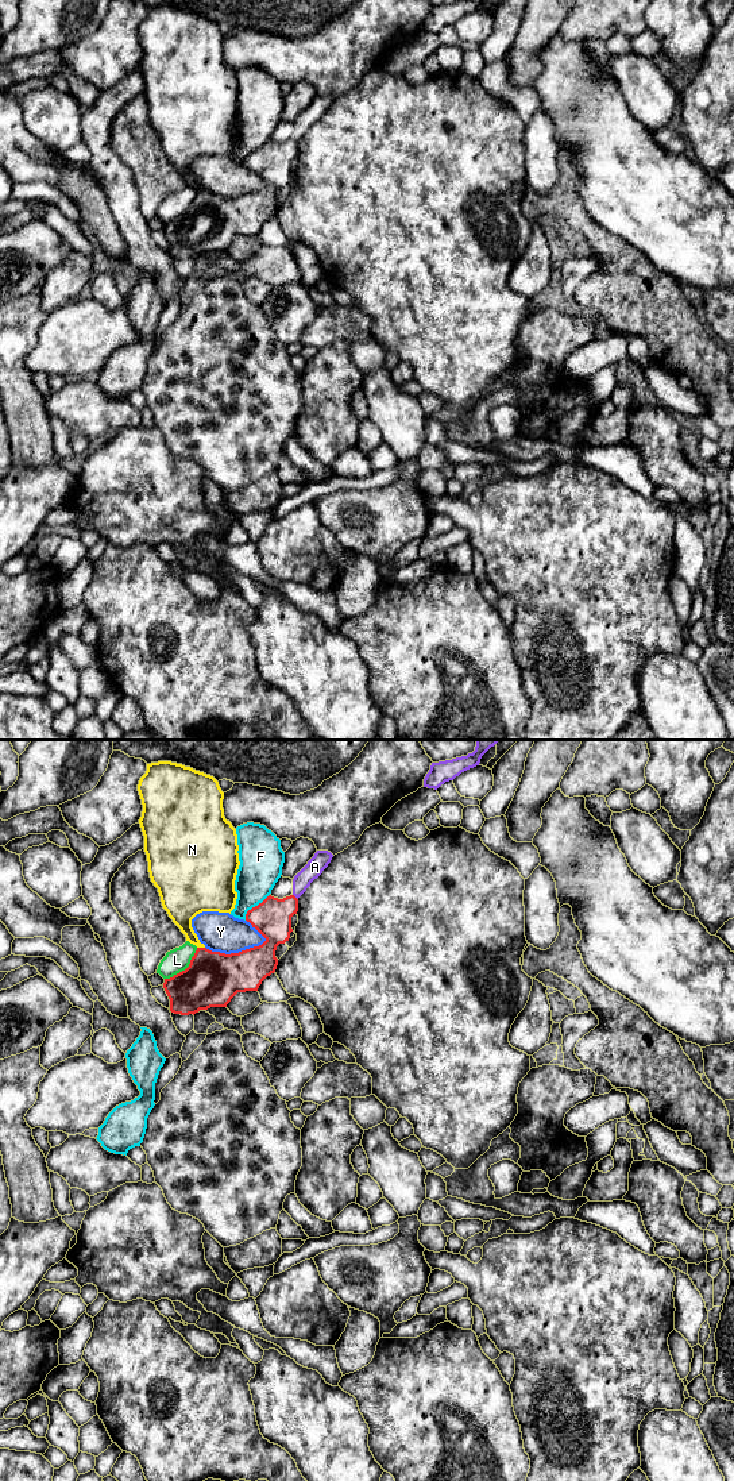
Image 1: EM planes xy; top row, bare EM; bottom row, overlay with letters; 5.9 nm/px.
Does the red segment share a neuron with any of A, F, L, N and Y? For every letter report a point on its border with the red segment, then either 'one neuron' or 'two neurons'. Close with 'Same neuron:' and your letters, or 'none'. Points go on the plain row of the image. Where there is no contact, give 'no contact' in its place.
A: xy (294, 141) | one neuron
F: xy (255, 150) | two neurons
L: xy (186, 212) | two neurons
N: xy (201, 192) | two neurons
Y: xy (235, 197) | two neurons
Same neuron: A

